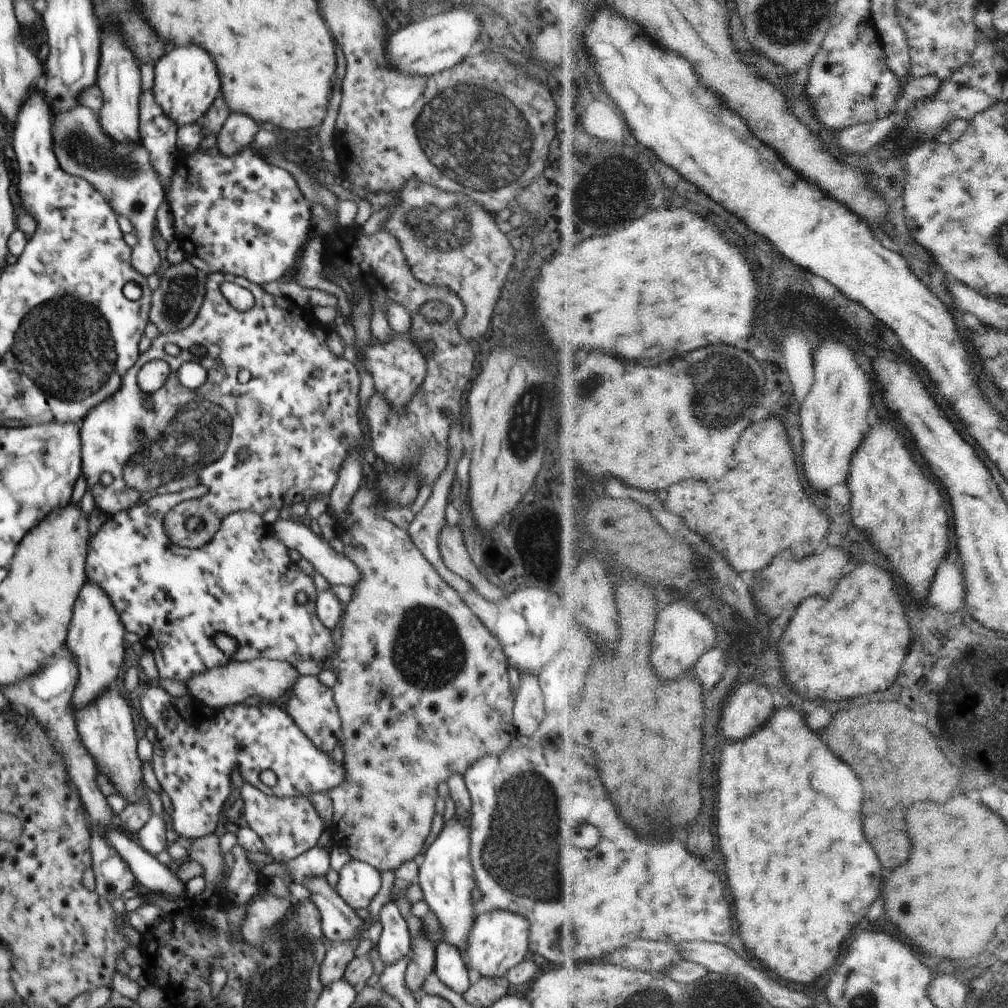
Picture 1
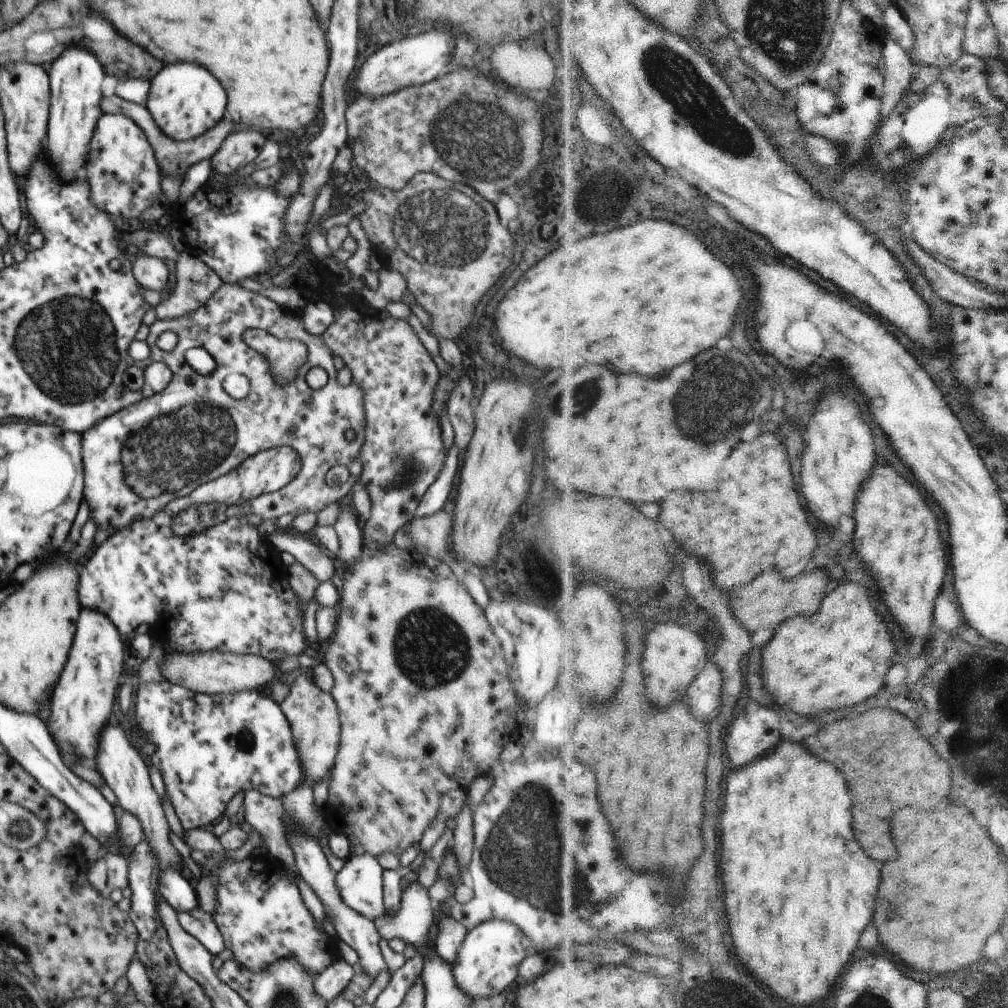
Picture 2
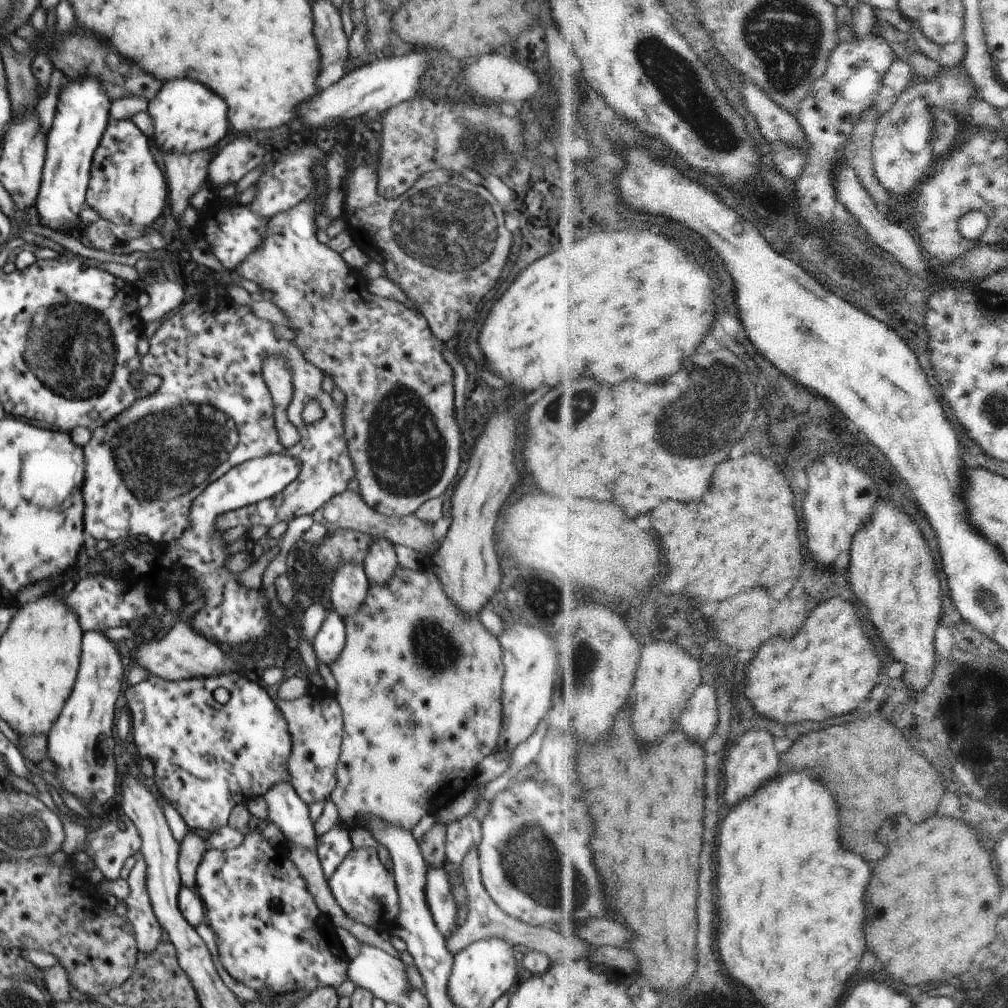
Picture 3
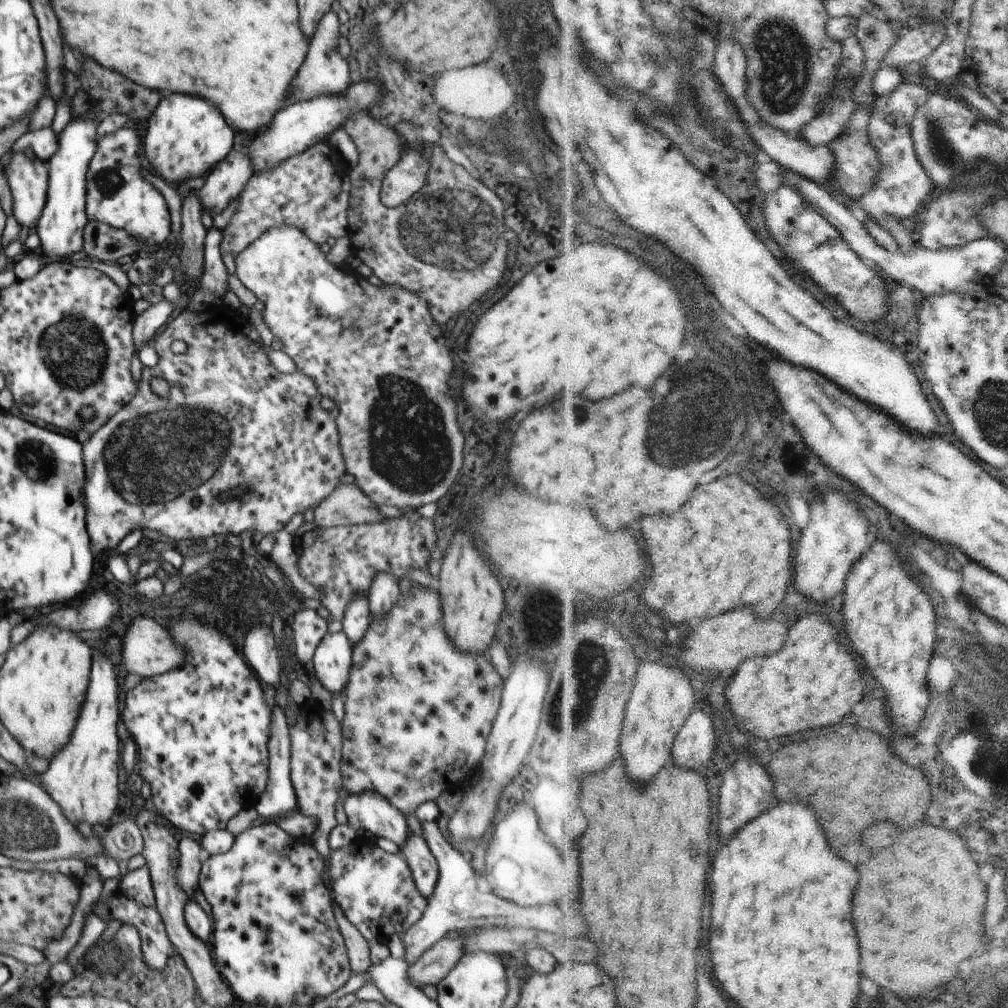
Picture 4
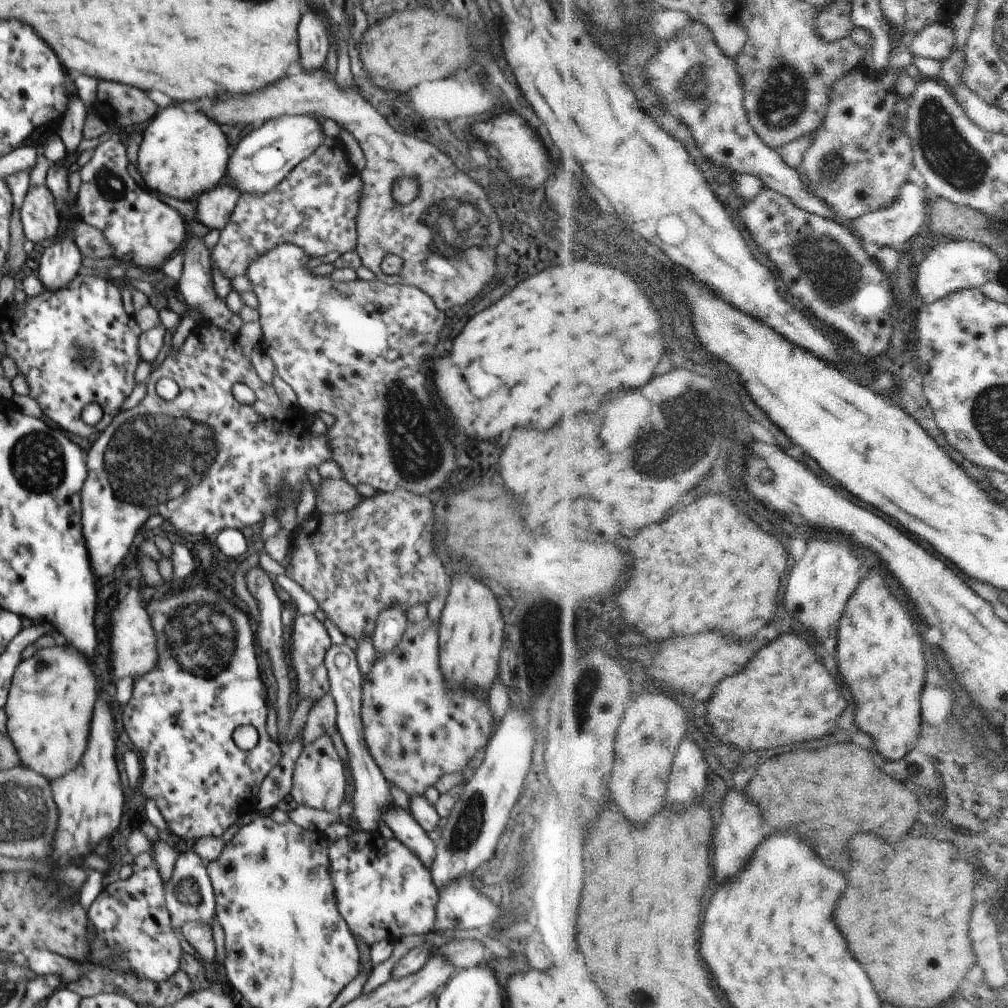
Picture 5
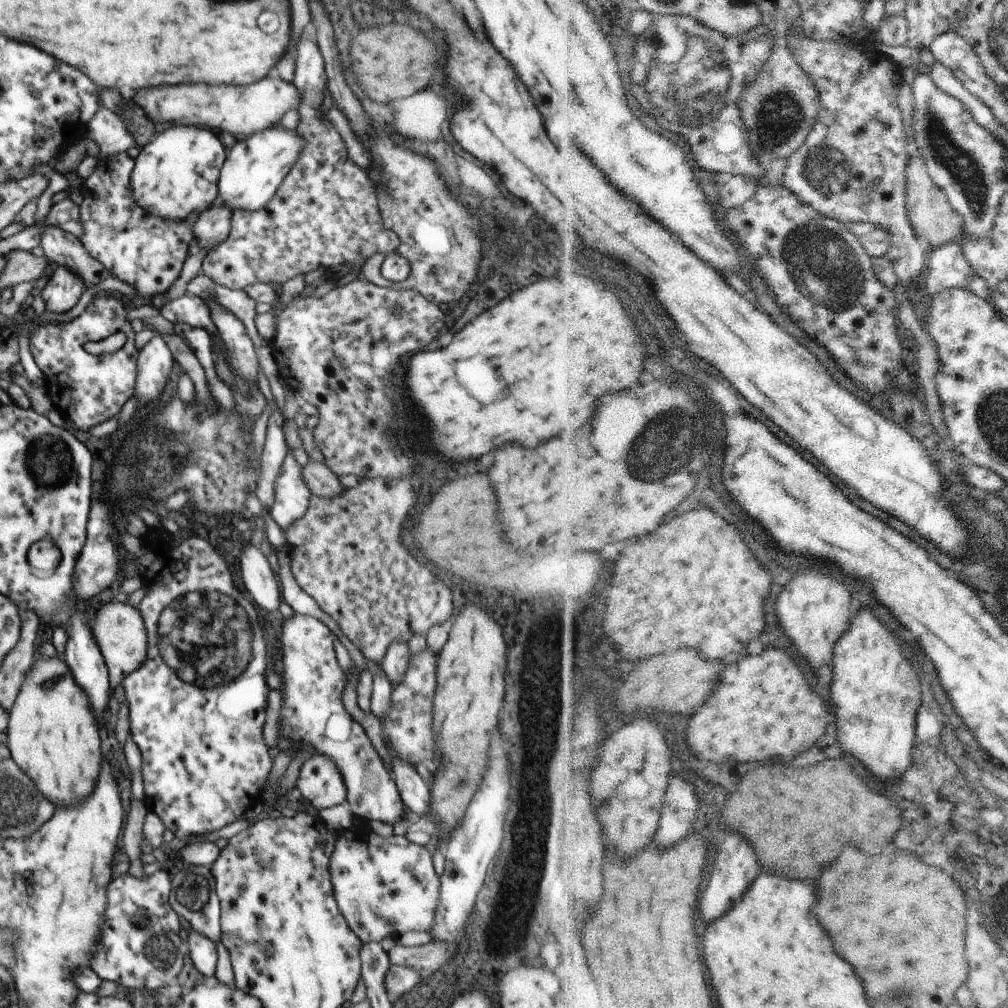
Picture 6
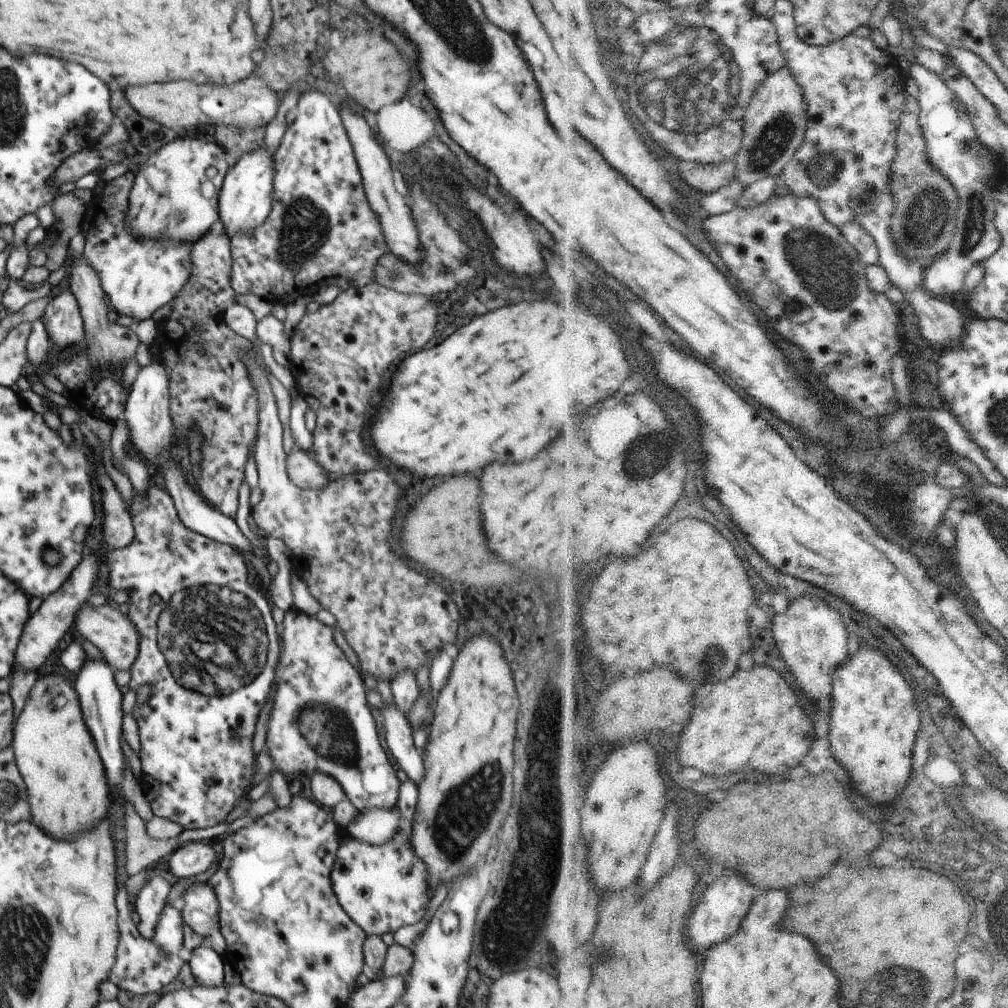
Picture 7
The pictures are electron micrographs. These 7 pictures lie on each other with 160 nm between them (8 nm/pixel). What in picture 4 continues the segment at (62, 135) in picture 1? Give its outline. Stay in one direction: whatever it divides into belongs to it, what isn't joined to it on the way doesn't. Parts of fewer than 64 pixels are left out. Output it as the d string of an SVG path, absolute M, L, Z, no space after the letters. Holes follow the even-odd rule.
M165 298L158 304L151 305L143 314L136 316L133 324L133 341L137 350L151 345L159 328L166 325L174 309Z

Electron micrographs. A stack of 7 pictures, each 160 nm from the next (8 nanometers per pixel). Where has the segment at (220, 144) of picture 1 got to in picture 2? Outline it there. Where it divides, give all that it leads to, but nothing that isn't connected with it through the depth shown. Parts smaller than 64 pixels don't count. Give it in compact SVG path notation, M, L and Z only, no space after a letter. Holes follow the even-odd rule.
M256 129L230 132L218 152L212 156L212 170L222 176L231 176L239 168L255 162L264 143L264 136Z

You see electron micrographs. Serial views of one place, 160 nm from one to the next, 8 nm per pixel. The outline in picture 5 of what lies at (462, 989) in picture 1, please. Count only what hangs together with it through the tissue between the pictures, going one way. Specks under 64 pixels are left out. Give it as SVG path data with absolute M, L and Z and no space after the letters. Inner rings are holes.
M394 805L390 810L382 812L382 820L390 827L394 838L410 848L410 852L414 852L420 862L431 870L436 856L436 839L422 829L412 814Z

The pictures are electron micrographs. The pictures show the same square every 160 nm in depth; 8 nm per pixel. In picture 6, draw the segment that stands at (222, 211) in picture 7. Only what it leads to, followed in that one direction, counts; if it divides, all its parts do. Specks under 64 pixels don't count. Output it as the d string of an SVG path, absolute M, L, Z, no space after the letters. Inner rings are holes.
M280 125L257 132L244 141L235 139L219 172L218 202L232 212L238 209L254 212L264 208L299 158L303 144L303 138L295 130L286 132Z

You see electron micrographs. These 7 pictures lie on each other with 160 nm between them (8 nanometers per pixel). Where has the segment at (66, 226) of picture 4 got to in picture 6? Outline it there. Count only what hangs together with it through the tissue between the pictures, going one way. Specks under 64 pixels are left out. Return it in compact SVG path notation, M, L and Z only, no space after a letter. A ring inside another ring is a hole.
M59 266L46 287L42 289L41 297L50 312L62 314L76 306L86 289L78 275L70 272L70 269Z

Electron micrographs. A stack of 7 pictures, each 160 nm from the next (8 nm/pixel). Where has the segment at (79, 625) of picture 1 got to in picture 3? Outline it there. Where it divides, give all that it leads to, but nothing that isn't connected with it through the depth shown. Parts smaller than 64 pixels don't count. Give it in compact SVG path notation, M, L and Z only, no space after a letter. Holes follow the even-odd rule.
M88 630L82 634L82 646L80 656L80 666L78 666L78 674L76 674L76 684L60 712L60 716L56 718L56 722L52 724L50 732L47 735L48 742L48 758L56 764L56 777L62 784L62 788L72 794L81 802L98 802L105 804L116 794L116 780L118 778L116 764L114 764L114 718L116 718L116 700L122 692L122 684L124 684L124 666L120 660L120 654L116 650L116 644L112 642L100 630Z

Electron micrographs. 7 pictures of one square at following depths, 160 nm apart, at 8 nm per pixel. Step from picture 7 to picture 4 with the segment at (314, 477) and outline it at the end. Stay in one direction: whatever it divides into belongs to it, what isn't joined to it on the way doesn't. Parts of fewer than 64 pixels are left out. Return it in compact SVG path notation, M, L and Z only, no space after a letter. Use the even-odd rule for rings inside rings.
M341 483L315 508L315 521L319 529L373 523L382 517L378 507L355 483Z

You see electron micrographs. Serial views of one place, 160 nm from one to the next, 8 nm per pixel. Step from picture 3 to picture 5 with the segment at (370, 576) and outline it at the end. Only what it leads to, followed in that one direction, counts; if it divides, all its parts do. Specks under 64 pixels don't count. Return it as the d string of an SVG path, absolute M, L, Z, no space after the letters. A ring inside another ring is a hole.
M394 604L384 608L378 614L372 630L371 640L375 651L386 654L396 648L396 644L402 640L402 634L406 632L407 622L406 611L402 610L402 606Z

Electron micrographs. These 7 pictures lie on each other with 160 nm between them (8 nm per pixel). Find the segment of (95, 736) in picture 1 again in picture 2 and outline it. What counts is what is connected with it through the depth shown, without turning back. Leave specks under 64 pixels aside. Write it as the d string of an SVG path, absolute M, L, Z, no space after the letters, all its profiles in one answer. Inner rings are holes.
M106 724L104 730L100 732L100 740L98 740L98 754L96 760L93 761L93 767L102 775L105 784L114 792L118 805L125 812L134 814L143 829L143 834L150 848L156 852L156 860L158 865L154 869L151 879L155 882L160 874L159 866L172 866L172 864L182 863L181 855L174 848L174 844L170 842L170 831L168 820L164 816L164 808L162 808L161 799L158 797L156 790L151 784L150 774L144 758L140 756L138 750L132 745L126 732L120 726L110 726Z

